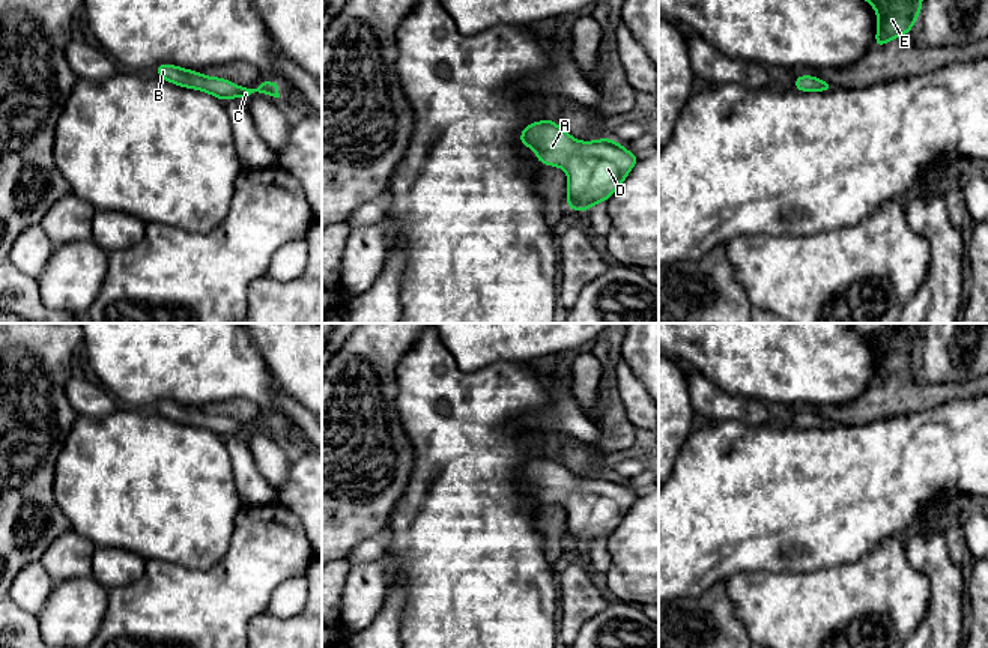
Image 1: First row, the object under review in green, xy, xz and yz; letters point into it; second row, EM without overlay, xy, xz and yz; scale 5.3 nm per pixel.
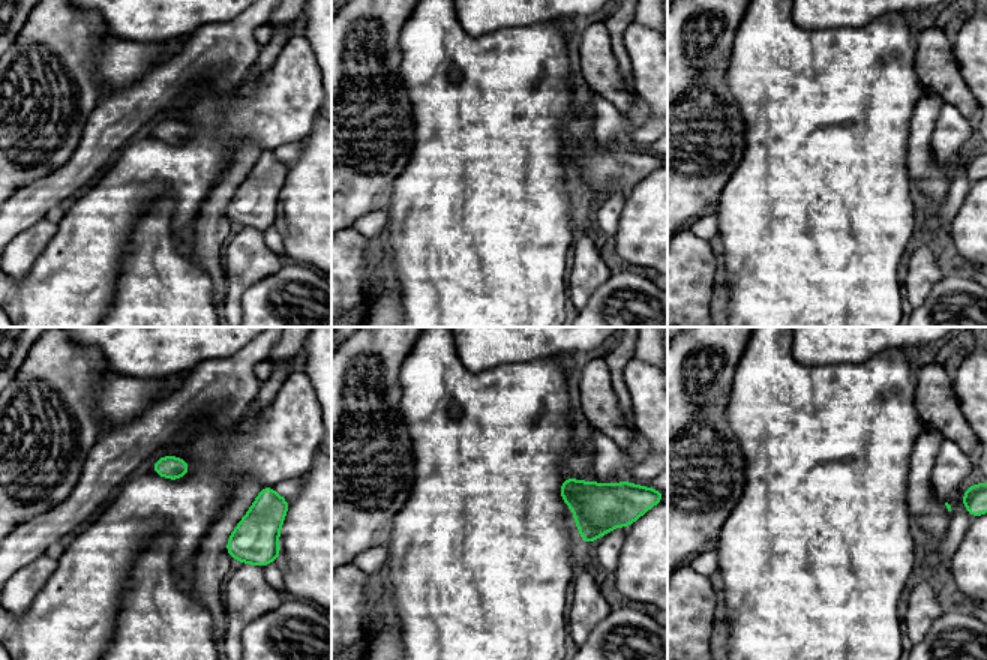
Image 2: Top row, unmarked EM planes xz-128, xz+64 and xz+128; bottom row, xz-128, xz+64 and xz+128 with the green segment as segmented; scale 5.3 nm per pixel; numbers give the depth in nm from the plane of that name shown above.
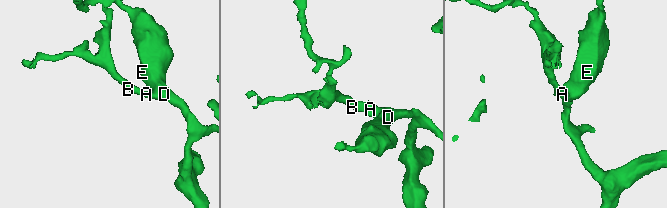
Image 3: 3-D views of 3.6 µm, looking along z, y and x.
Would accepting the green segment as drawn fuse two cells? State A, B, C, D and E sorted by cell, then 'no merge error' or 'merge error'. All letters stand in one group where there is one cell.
groups A B C D E; no merge error

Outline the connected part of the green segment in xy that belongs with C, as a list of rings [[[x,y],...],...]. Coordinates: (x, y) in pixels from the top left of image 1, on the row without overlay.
[[[171,400],[158,401],[153,410],[159,412],[165,418],[173,419],[176,422],[203,427],[221,438],[227,438],[232,435],[248,436],[254,430],[265,430],[274,435],[280,435],[277,419],[268,415],[263,415],[263,419],[259,424],[245,425],[229,416],[217,413],[205,413],[202,409],[177,404]]]

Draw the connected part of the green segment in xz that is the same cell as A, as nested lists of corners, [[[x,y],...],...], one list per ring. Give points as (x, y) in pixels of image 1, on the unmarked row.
[[[552,456],[529,460],[520,471],[519,480],[535,487],[535,495],[541,501],[561,504],[568,511],[567,544],[585,550],[592,541],[608,538],[608,535],[623,522],[627,511],[639,496],[620,480],[611,475],[596,478],[577,478]]]

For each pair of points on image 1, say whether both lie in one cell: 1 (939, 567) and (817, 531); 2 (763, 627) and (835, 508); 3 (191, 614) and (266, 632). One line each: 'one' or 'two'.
1: two
2: two
3: two

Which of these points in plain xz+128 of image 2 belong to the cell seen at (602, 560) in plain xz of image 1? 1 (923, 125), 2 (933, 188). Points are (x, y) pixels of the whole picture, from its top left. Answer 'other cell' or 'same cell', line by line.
1: other cell
2: other cell

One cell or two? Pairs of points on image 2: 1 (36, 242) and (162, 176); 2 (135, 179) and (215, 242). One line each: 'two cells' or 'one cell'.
1: two cells
2: two cells

